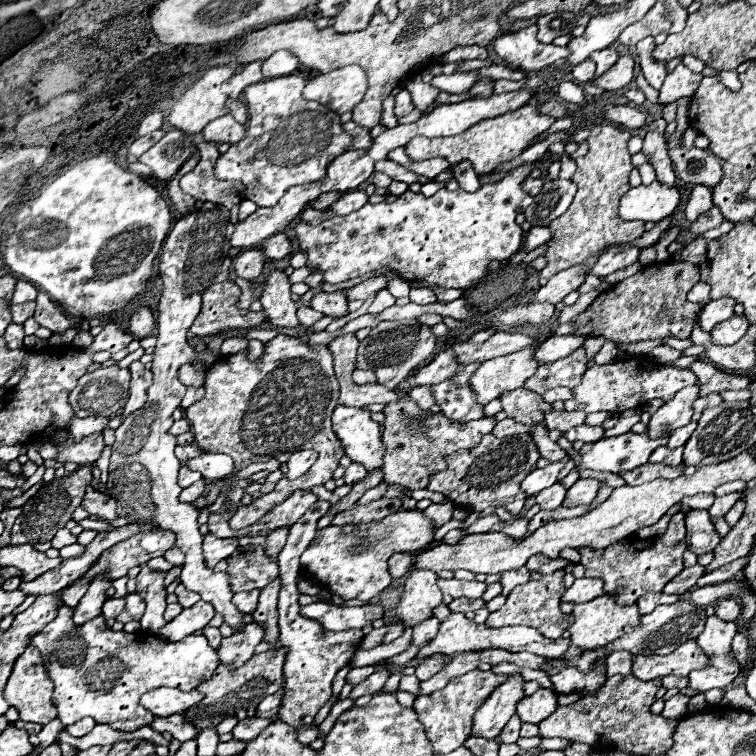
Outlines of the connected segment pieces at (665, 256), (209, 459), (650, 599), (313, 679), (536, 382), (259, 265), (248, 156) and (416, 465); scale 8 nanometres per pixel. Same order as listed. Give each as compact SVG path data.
M678 228L666 232L666 234L656 242L656 246L654 246L654 248L656 248L656 262L666 262L666 260L670 260L668 246L676 240L676 236L678 236Z
M204 452L202 456L190 458L184 462L186 466L190 466L190 470L198 470L208 482L228 476L234 470L234 462L230 456L226 454L208 454Z
M658 592L658 594L646 594L646 596L640 596L638 598L638 608L640 608L640 614L650 614L656 606L660 604L672 604L676 602L680 596L676 594L664 594L664 592Z
M316 502L314 506L308 508L308 512L290 526L290 536L288 542L284 546L284 550L278 556L278 564L280 564L280 598L278 598L278 612L280 612L280 646L288 650L286 654L286 662L284 662L284 700L280 706L280 716L284 722L288 722L294 728L300 726L308 726L314 722L316 712L330 700L332 696L332 680L336 676L336 672L350 664L352 654L358 650L364 632L360 628L354 630L346 630L346 632L330 632L326 628L322 628L322 624L300 616L298 608L298 570L300 570L300 554L306 550L306 546L312 542L314 534L316 534L316 524L318 520L330 510L330 506Z
M578 348L578 352L572 352L570 356L550 362L550 364L540 364L540 368L534 372L532 378L526 380L526 388L538 394L544 394L550 388L556 386L566 386L574 388L580 384L582 374L588 370L588 358L586 350Z
M250 248L250 250L242 250L236 258L234 258L234 270L236 276L246 278L246 280L256 280L262 274L264 268L264 258L262 258L262 250L260 248Z
M300 74L280 76L272 80L264 80L252 84L244 90L248 102L248 132L244 140L230 146L226 154L222 154L216 162L214 174L222 180L240 180L246 186L246 198L256 202L258 206L274 206L290 186L308 184L314 180L322 180L326 176L328 164L344 152L350 136L342 130L340 116L318 102L310 102L302 96L306 80Z
M400 390L400 400L386 404L384 408L386 422L384 422L384 432L382 432L382 442L386 446L384 454L384 482L386 484L396 484L408 490L414 488L426 488L428 478L432 472L444 470L446 462L444 456L460 450L460 448L472 448L480 442L480 438L488 432L492 432L496 420L494 418L480 418L476 422L450 422L442 414L430 416L428 412L422 412L416 408L416 404L408 398L404 390Z

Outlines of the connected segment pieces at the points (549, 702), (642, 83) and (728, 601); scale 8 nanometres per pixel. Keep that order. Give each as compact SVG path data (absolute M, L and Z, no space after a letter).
M538 688L534 694L524 696L518 702L516 714L522 718L522 722L540 724L554 710L556 710L556 692L548 690L548 688Z
M641 71L636 78L636 82L638 87L644 92L648 101L653 104L660 105L658 102L659 91L652 88L652 86L646 82L646 79L644 78Z
M722 598L716 602L716 616L722 620L736 620L740 616L742 606L734 598Z

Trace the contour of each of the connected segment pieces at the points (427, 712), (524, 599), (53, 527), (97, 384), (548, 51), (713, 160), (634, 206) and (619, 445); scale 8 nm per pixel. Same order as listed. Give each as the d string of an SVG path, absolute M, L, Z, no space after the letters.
M472 670L468 674L462 674L448 682L444 690L438 690L430 696L418 696L414 702L414 710L418 714L418 720L426 728L426 736L434 746L434 752L452 752L458 746L464 744L464 740L472 732L472 718L474 712L486 702L486 698L492 694L492 690L502 684L508 676L504 674L494 674L492 670L482 672L482 670Z
M556 570L552 574L542 574L542 572L532 572L532 578L522 584L522 586L516 586L508 598L506 598L506 604L498 610L498 612L492 612L486 620L486 626L490 628L502 628L502 626L514 626L514 624L524 624L524 626L532 626L536 628L542 636L546 638L560 638L568 628L570 624L574 622L574 616L568 616L560 610L560 598L564 594L564 570Z
M84 464L78 466L78 470L62 476L62 478L54 478L52 482L44 484L24 506L20 516L16 518L12 532L10 532L10 546L18 546L18 544L38 544L38 542L50 542L54 538L54 534L66 526L66 522L72 518L72 512L80 506L82 496L86 492L86 486L92 480L92 468L94 464Z
M118 366L98 368L84 374L70 392L70 404L78 418L88 416L116 416L128 400L130 370Z
M536 24L512 32L512 34L502 34L494 40L494 50L496 54L512 68L516 70L540 70L552 64L554 60L560 60L568 56L566 48L558 48L554 44L542 44L536 40Z
M674 134L668 138L668 148L670 160L674 162L674 170L684 182L714 188L722 180L722 164L712 152L700 148L682 150L680 138L676 138Z
M652 182L650 186L630 188L620 200L620 218L622 220L640 220L640 222L658 222L670 216L680 202L680 192L672 186L662 186Z
M632 432L614 438L602 438L592 446L590 452L582 454L580 468L622 474L626 470L634 470L646 464L650 454L658 446L664 446L666 442L668 438L650 440L648 434L632 434Z

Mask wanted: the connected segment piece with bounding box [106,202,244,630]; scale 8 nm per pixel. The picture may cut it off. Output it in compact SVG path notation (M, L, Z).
M204 202L198 212L182 216L164 240L158 264L160 278L164 280L164 290L158 304L158 344L154 348L152 362L154 380L148 388L146 404L130 414L116 430L106 494L116 500L118 514L128 518L132 524L154 524L172 530L176 534L176 546L186 554L186 562L180 574L182 584L188 590L198 592L204 602L210 602L230 628L242 630L244 614L232 604L232 576L228 572L214 572L214 568L206 564L202 556L202 534L198 532L196 522L198 510L194 504L180 504L178 500L182 492L182 488L178 486L180 460L174 456L176 438L168 432L174 424L172 412L180 406L180 400L186 392L186 386L176 376L178 368L196 359L210 367L220 358L220 354L212 356L206 350L202 353L196 352L188 344L188 330L200 312L202 290L206 290L214 282L228 280L230 234L234 232L234 224L230 224L228 216L230 212L224 206Z

